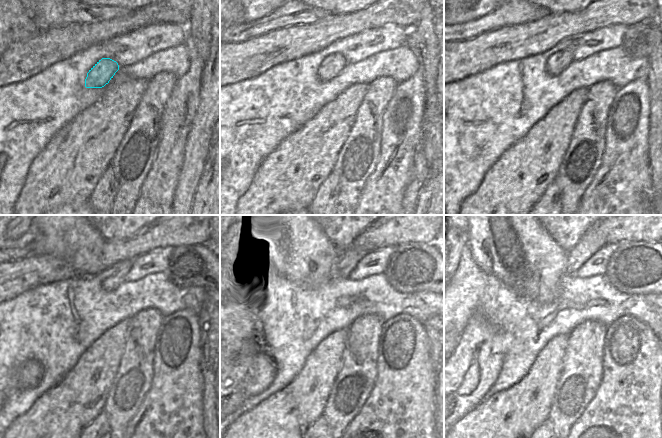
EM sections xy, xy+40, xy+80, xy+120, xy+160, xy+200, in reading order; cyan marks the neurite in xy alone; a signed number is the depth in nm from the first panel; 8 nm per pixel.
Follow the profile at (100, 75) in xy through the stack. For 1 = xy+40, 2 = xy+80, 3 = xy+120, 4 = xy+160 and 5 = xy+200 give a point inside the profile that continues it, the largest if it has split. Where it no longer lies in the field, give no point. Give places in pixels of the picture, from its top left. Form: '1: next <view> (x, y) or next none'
1: next xy+40 (334, 63)
2: next xy+80 (556, 63)
3: next xy+120 (120, 269)
4: next xy+160 (349, 259)
5: next xy+200 (592, 240)

